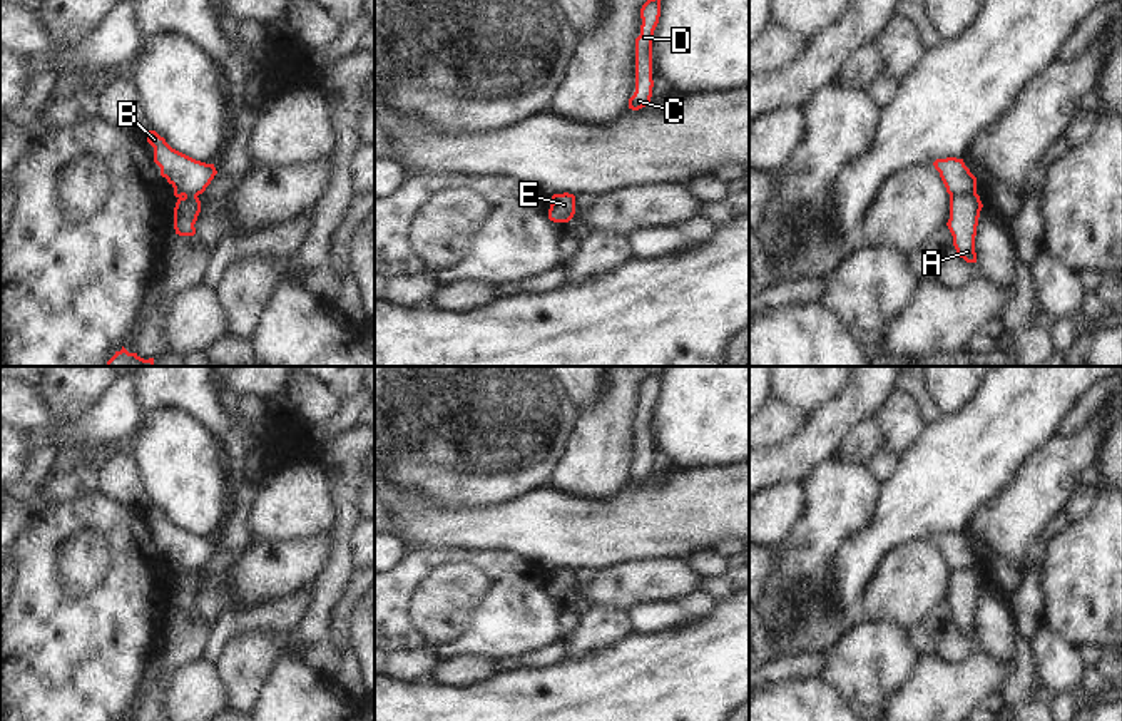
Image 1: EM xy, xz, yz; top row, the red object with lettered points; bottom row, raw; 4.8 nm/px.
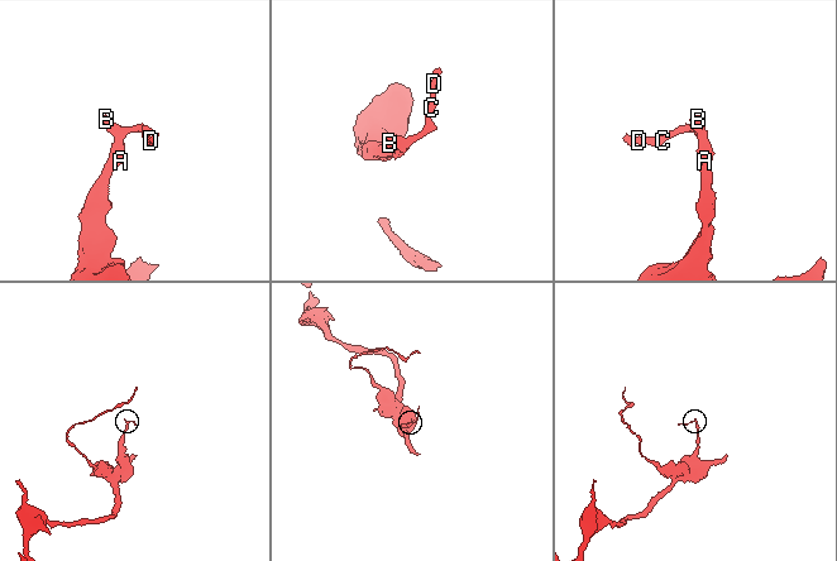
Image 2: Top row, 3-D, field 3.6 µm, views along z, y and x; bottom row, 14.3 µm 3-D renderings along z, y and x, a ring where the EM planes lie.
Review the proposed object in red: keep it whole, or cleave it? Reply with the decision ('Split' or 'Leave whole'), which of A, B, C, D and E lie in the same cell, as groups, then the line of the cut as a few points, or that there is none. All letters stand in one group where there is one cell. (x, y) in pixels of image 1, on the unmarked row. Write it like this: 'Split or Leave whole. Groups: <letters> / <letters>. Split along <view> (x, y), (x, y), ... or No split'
Split. Groups: A E / B C D. Split along yz (975, 567), (958, 567), (950, 572)

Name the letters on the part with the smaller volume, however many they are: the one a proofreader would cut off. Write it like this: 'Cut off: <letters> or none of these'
Cut off: B, C, D

